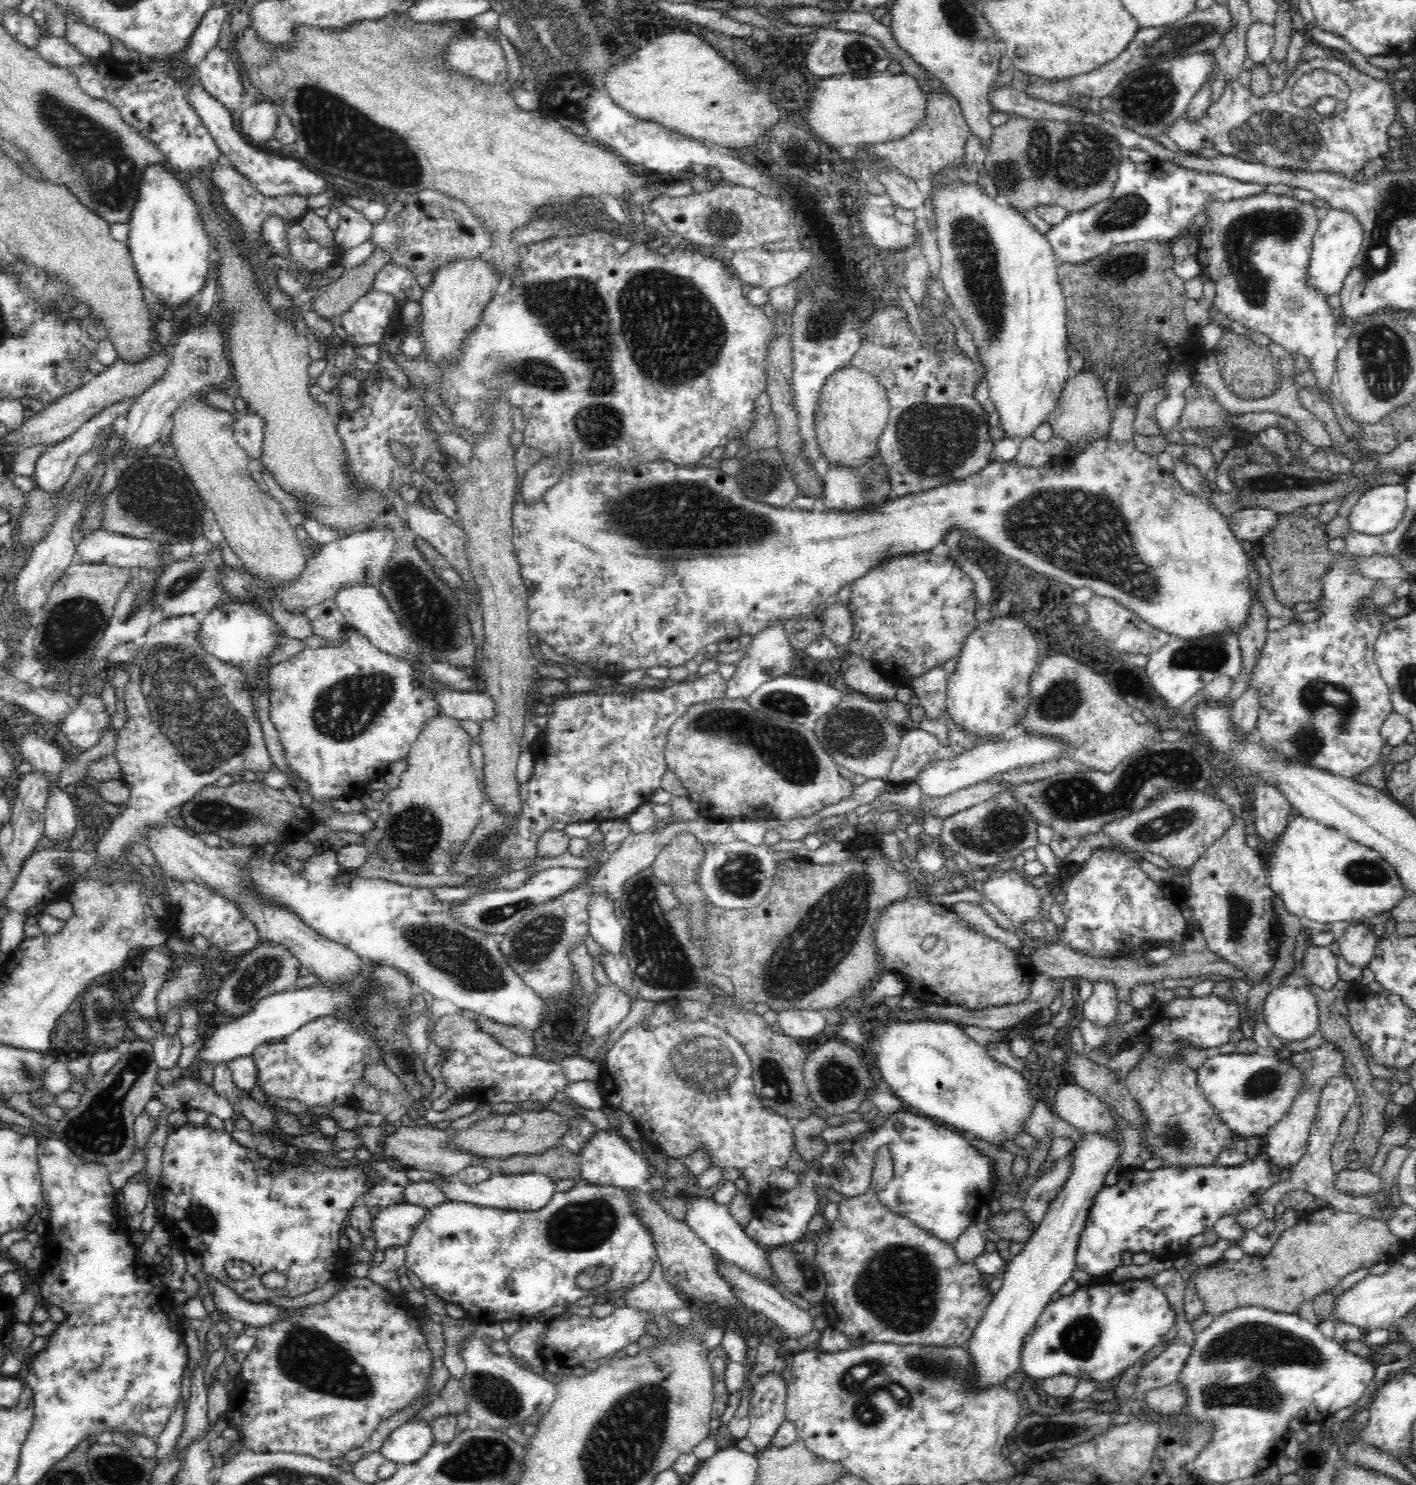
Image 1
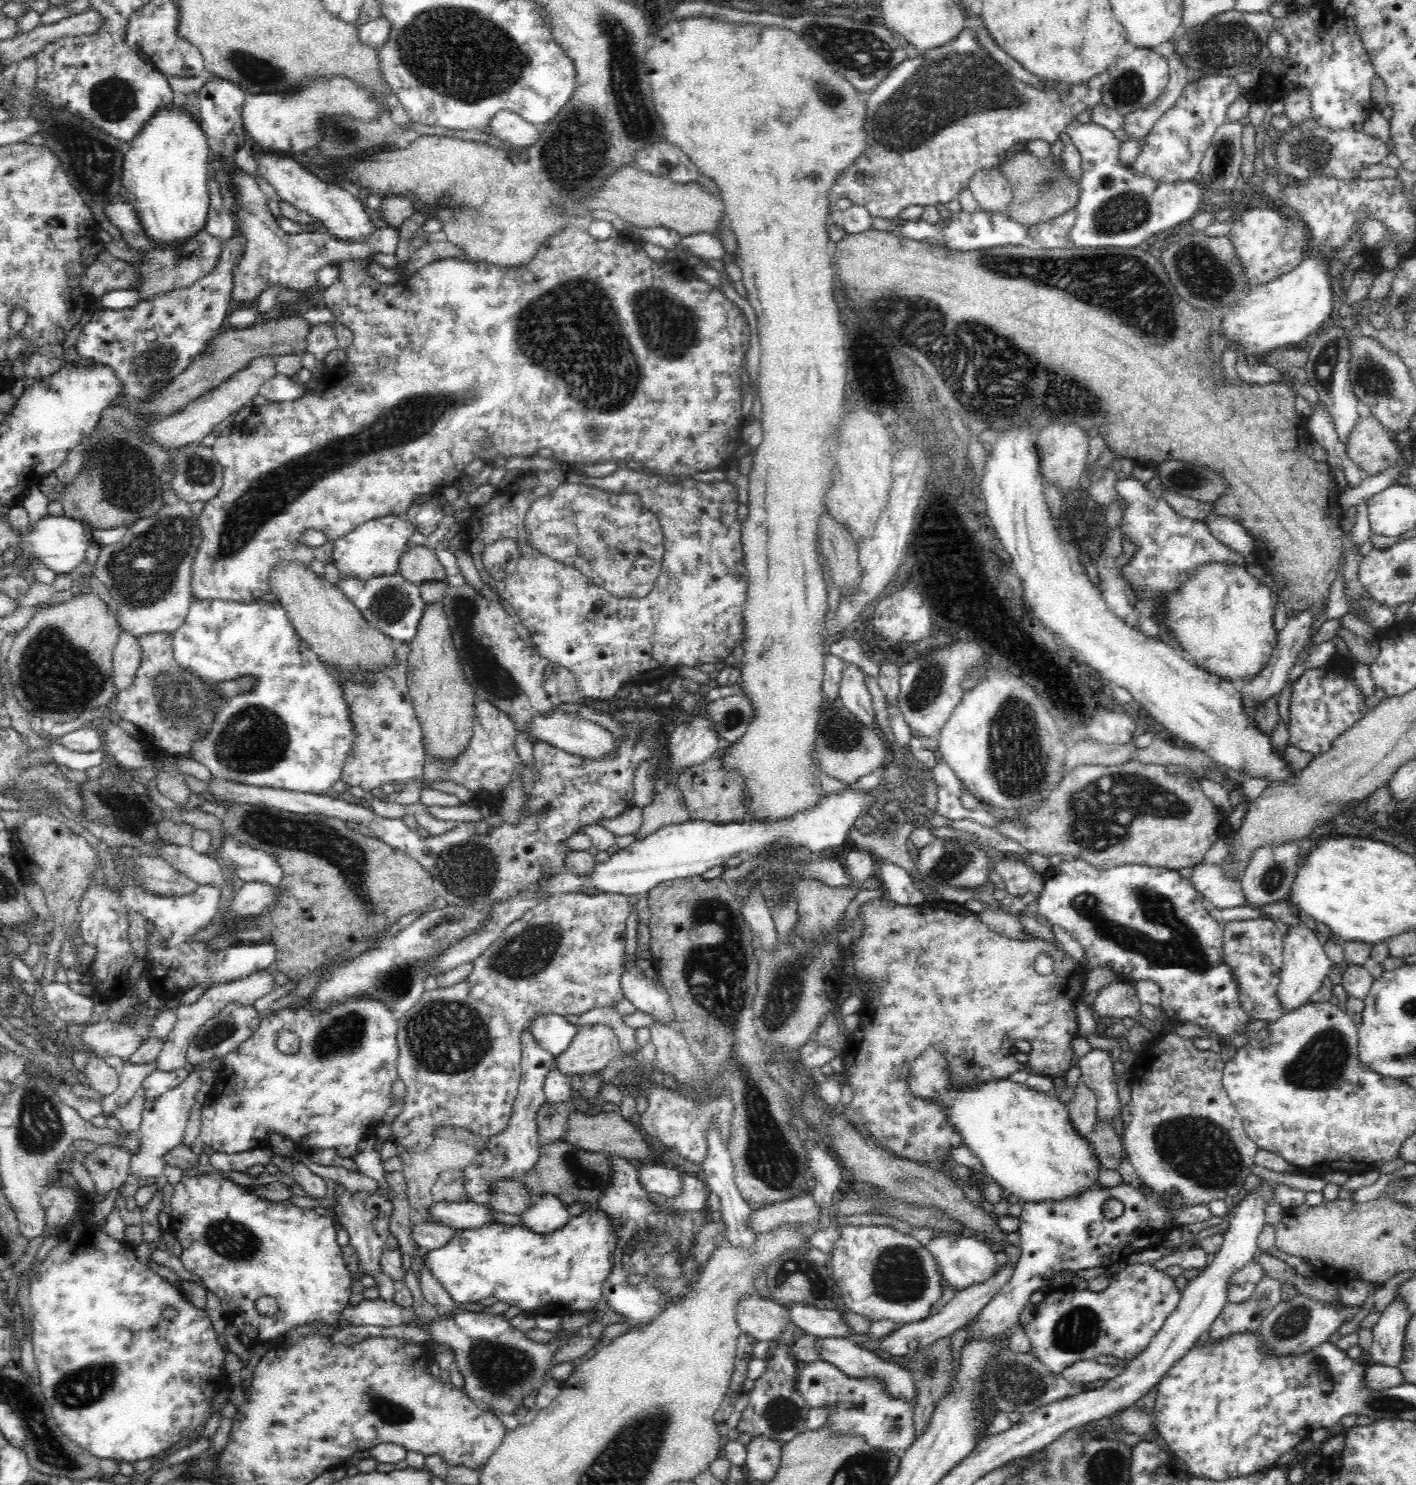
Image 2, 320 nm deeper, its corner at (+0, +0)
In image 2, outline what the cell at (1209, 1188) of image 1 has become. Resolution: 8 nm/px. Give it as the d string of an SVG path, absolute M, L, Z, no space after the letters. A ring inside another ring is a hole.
M1122 1182L1117 1187L1090 1187L1084 1192L1070 1197L1066 1200L1050 1201L1028 1201L1023 1204L1022 1214L1019 1217L1018 1226L1020 1233L1019 1247L1021 1255L1013 1270L1012 1278L987 1302L972 1320L966 1324L968 1339L972 1337L989 1337L990 1335L1005 1335L1011 1328L1018 1323L1020 1313L1026 1304L1029 1304L1028 1297L1032 1292L1043 1286L1050 1285L1054 1276L1058 1272L1074 1270L1084 1270L1084 1268L1104 1267L1114 1269L1119 1263L1122 1263L1129 1255L1150 1248L1150 1244L1156 1242L1156 1232L1168 1232L1176 1228L1178 1224L1174 1218L1164 1210L1164 1197L1158 1195L1158 1192L1152 1192L1147 1197L1132 1186ZM1110 1199L1120 1200L1123 1204L1124 1212L1115 1219L1107 1219L1103 1215L1103 1204Z

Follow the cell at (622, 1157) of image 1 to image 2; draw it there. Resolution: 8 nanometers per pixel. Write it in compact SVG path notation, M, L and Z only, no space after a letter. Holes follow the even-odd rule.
M640 1163L637 1166L639 1183L647 1193L656 1192L662 1199L678 1196L682 1188L683 1172L656 1163Z

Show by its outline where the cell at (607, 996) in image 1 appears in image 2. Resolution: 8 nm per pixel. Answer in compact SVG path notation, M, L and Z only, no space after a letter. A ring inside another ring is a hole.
M584 1024L568 1048L554 1057L555 1067L567 1078L599 1075L609 1062L620 1054L614 1031L602 1024Z

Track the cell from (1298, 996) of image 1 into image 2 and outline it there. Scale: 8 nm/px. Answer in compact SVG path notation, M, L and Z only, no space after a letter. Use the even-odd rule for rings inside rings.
M1303 922L1288 925L1282 940L1283 965L1280 973L1278 998L1284 1012L1293 1011L1308 1003L1310 996L1320 988L1322 980L1327 977L1330 970L1330 960L1324 952L1324 944L1318 939L1317 931L1313 931Z

